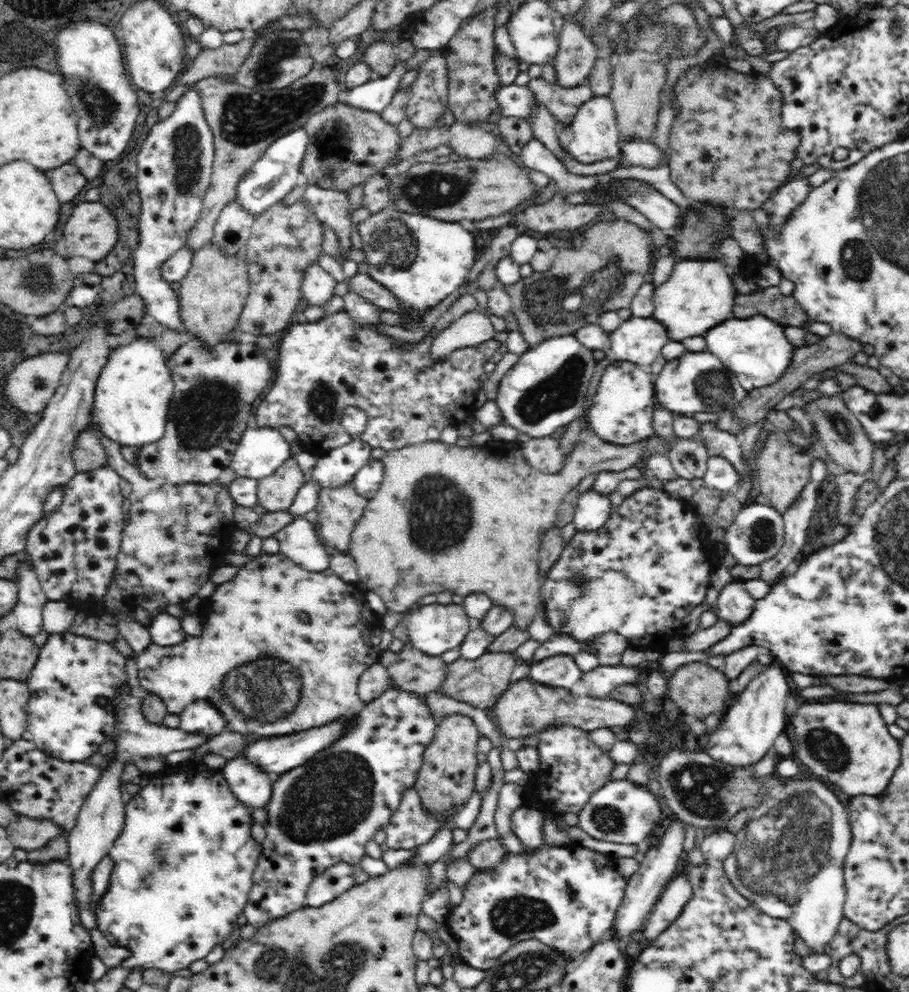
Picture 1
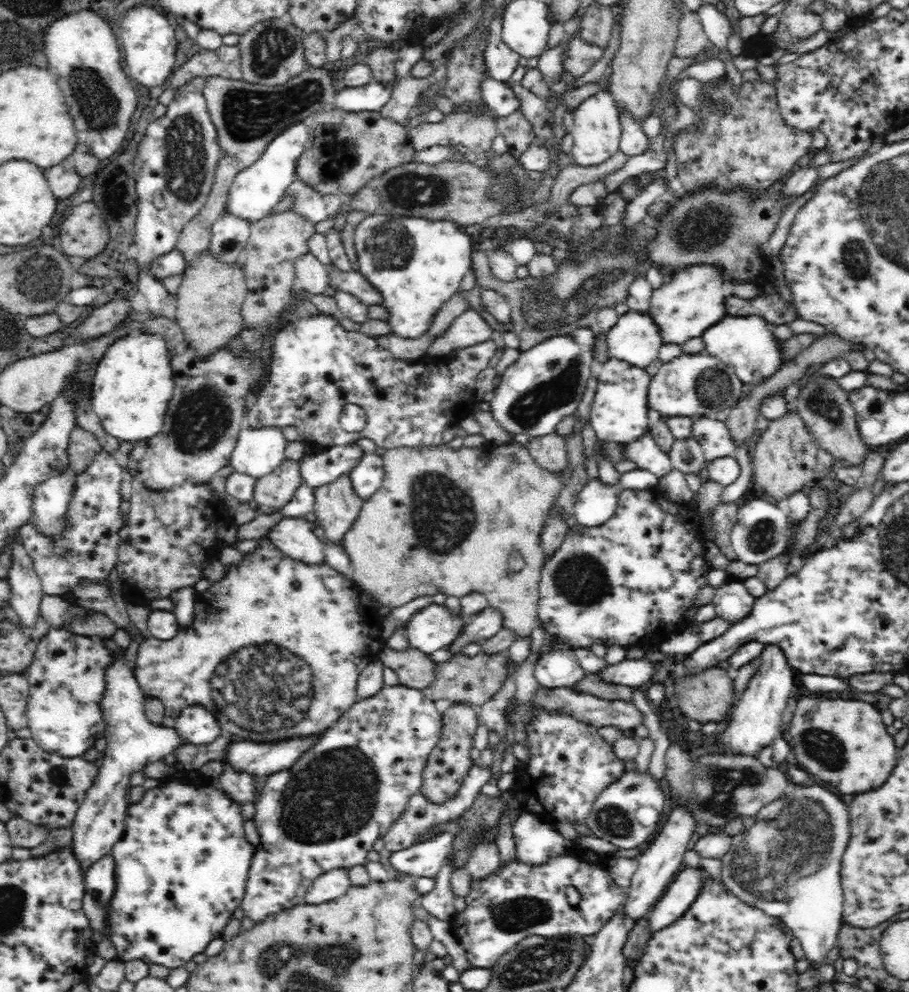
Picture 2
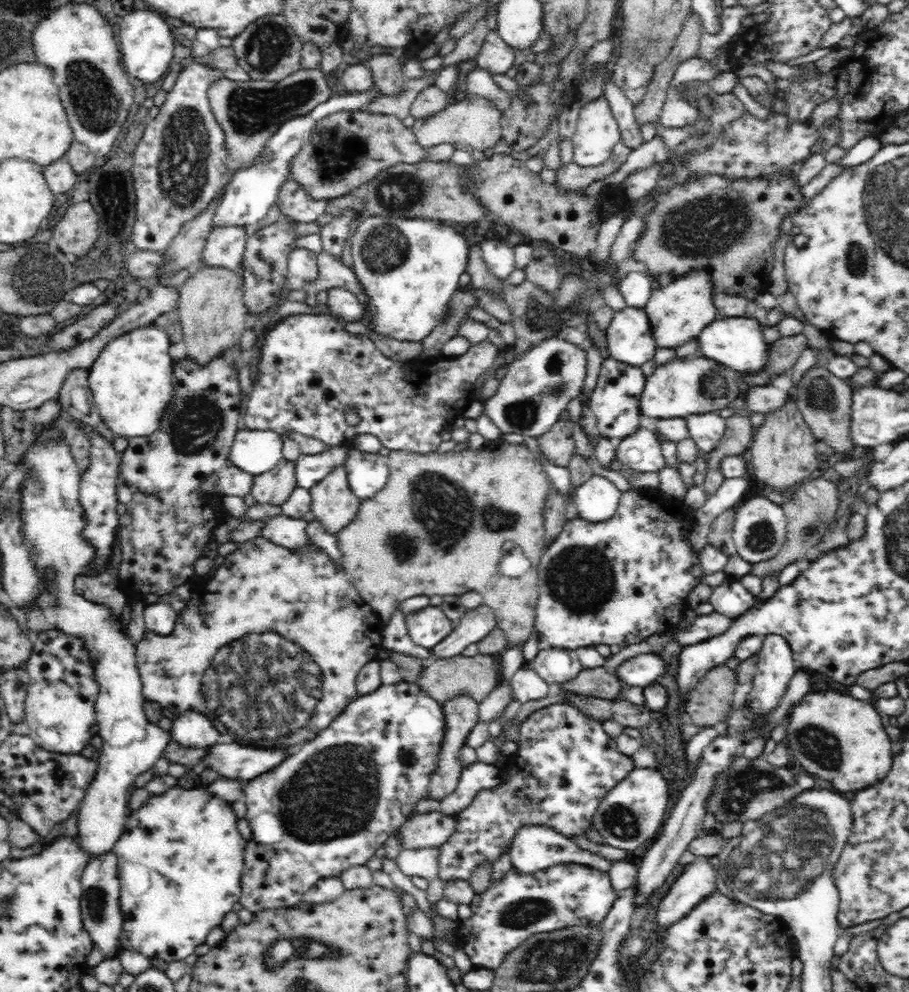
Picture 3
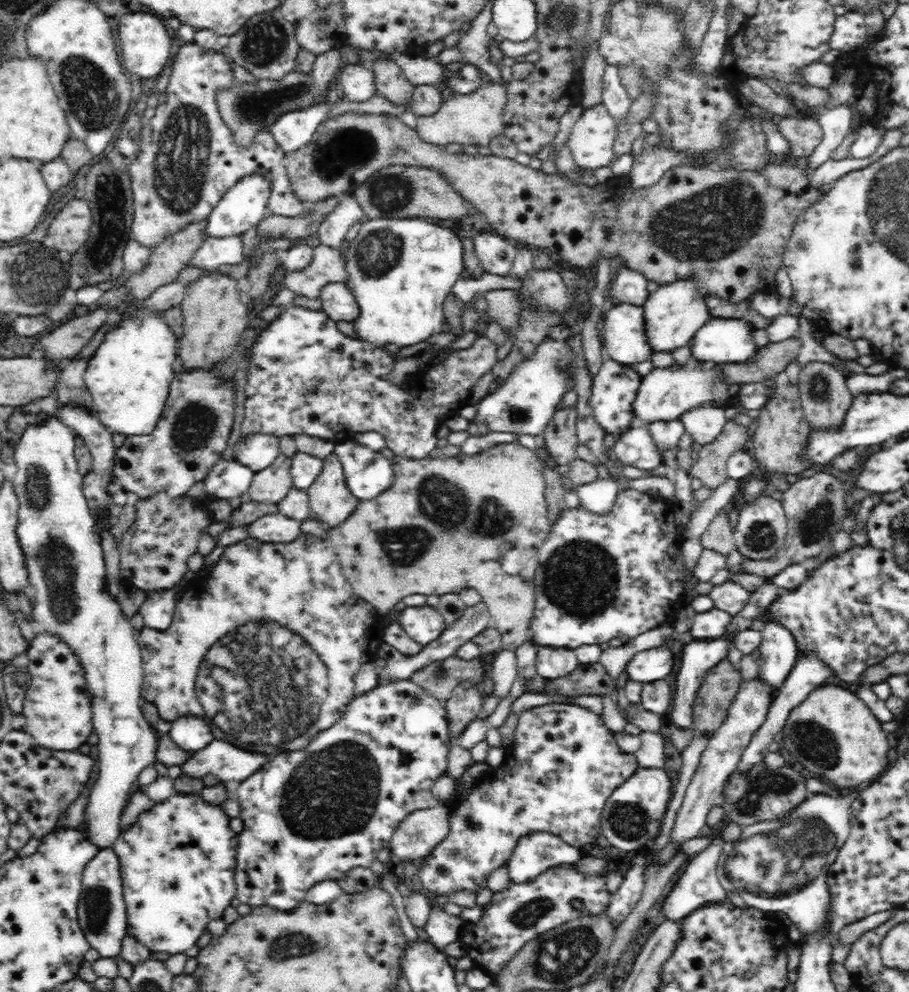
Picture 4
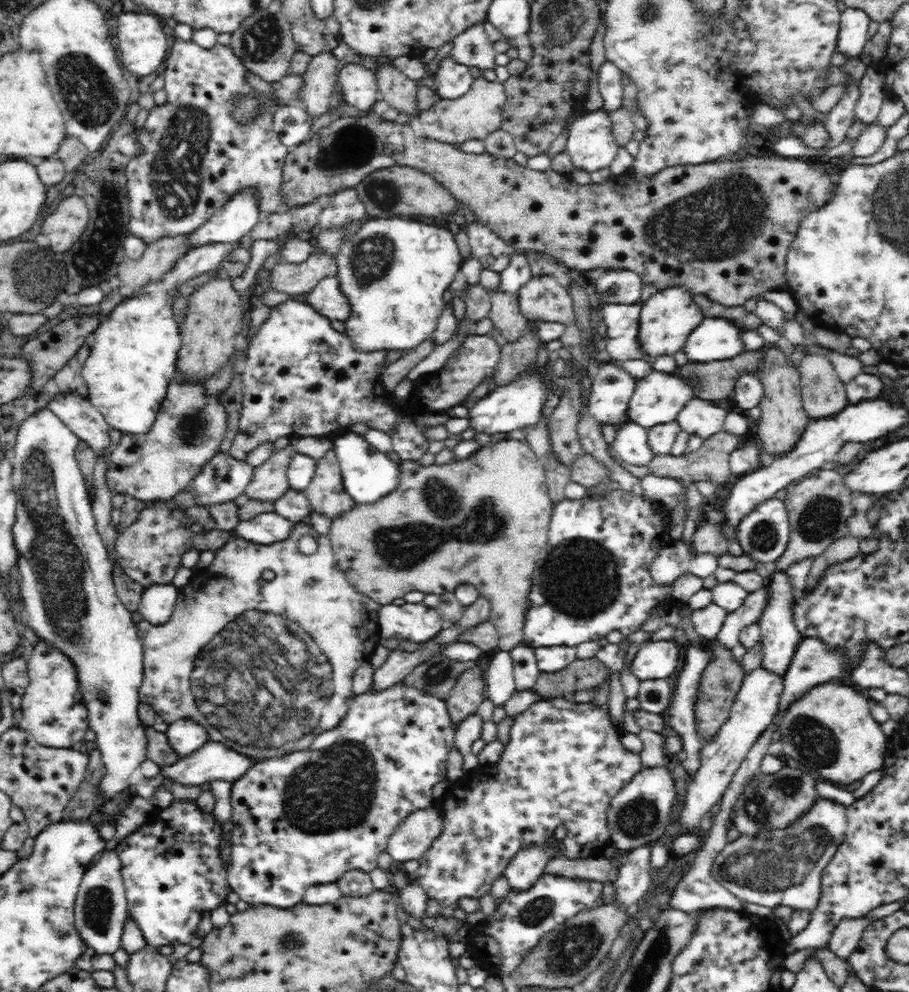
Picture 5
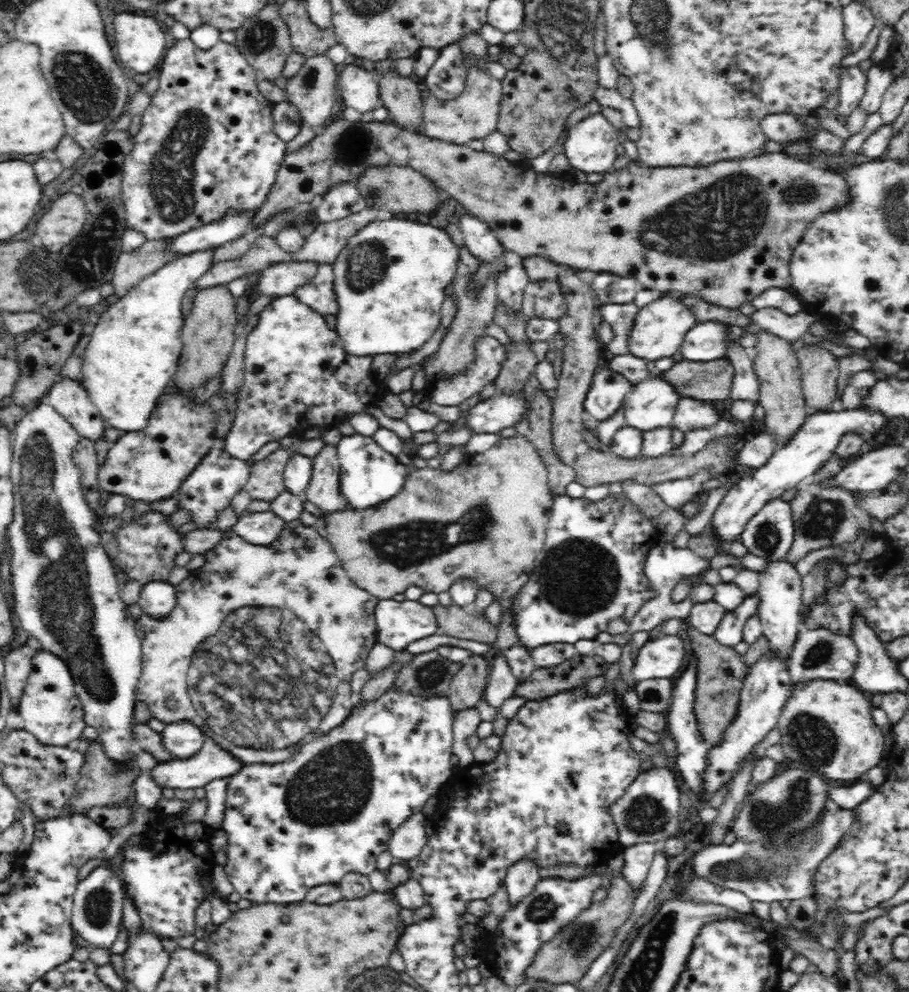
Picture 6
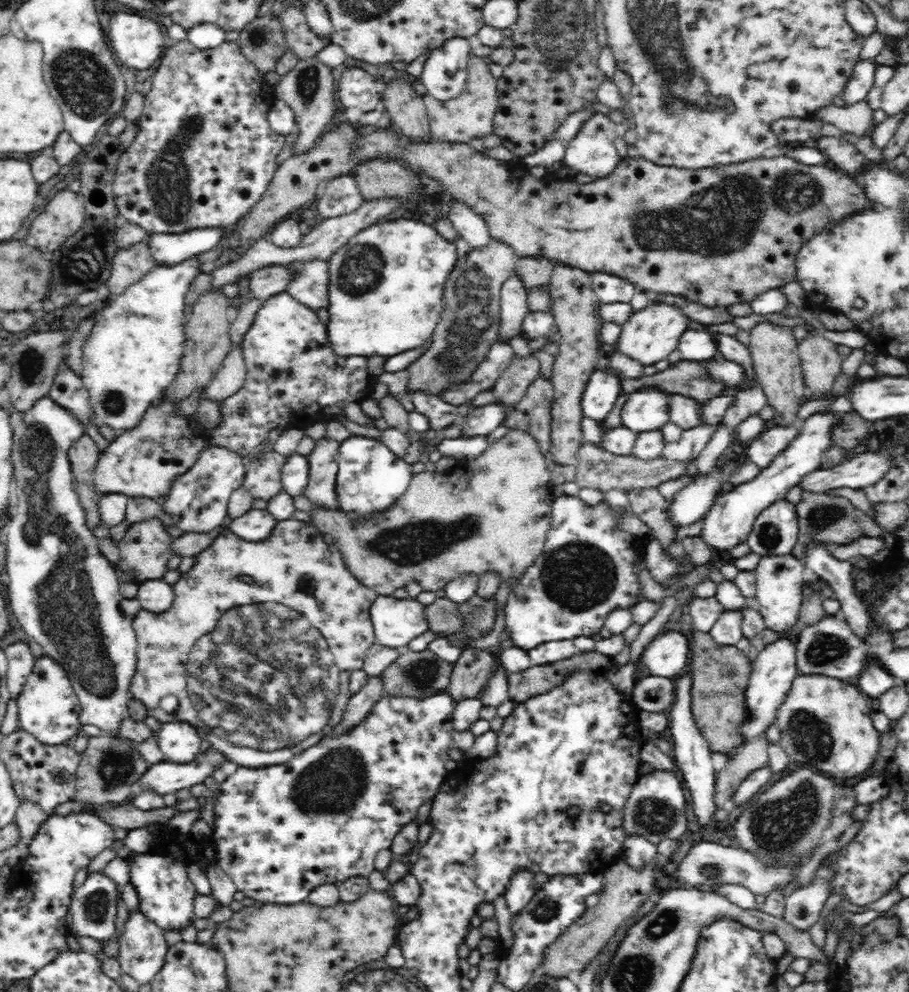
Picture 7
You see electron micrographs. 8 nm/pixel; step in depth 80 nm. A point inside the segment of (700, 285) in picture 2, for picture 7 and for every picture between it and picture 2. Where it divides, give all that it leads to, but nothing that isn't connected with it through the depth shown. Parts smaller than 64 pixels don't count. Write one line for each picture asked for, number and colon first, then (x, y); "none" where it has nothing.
3: (677, 312)
4: (672, 314)
5: (665, 320)
6: (658, 329)
7: (649, 335)

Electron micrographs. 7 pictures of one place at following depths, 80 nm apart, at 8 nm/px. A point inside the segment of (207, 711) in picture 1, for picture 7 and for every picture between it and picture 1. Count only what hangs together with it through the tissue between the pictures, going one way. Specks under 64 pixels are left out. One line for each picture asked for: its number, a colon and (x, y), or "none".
2: (195, 725)
3: (193, 730)
4: (188, 733)
5: (184, 736)
6: (181, 739)
7: (179, 742)

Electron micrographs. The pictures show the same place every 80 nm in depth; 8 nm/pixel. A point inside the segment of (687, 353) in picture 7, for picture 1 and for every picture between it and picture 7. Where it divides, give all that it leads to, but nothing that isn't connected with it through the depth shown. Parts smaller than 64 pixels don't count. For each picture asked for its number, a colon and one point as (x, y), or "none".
1: (757, 350)
2: (747, 344)
3: (738, 342)
4: (719, 340)
5: (715, 339)
6: (705, 341)

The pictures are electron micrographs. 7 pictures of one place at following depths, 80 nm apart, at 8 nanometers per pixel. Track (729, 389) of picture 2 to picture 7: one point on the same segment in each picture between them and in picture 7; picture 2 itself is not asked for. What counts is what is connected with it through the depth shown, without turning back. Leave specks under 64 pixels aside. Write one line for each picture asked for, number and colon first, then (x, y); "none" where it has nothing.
3: (684, 386)
4: (664, 394)
5: (657, 398)
6: (650, 404)
7: (645, 410)

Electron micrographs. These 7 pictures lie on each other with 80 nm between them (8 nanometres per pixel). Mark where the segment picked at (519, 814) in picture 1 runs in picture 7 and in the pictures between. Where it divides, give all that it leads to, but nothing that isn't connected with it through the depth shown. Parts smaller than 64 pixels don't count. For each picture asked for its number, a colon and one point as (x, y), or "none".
2: (535, 841)
3: (534, 848)
4: (536, 853)
5: (526, 867)
6: (521, 879)
7: (522, 889)

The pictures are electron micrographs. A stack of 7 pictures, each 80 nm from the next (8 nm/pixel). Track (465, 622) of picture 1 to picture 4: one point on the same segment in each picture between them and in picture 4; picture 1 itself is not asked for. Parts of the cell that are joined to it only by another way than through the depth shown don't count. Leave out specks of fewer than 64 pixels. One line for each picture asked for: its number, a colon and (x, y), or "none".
2: (432, 628)
3: (428, 626)
4: (423, 624)

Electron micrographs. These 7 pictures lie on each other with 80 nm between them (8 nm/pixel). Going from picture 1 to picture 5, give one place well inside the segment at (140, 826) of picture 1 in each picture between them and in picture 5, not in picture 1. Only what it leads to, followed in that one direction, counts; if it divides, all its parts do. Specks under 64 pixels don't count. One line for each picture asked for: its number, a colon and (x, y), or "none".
2: (181, 864)
3: (180, 855)
4: (176, 861)
5: (172, 872)

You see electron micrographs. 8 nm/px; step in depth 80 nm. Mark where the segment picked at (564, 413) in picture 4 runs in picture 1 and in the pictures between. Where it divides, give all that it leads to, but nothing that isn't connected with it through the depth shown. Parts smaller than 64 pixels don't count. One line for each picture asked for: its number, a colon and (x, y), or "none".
1: (544, 454)
2: (550, 451)
3: (557, 445)

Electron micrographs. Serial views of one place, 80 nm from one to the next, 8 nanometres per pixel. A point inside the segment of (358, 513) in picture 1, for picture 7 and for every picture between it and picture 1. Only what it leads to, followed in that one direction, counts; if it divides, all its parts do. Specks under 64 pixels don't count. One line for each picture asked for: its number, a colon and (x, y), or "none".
2: (336, 506)
3: (332, 502)
4: (330, 500)
5: (325, 493)
6: (323, 490)
7: (323, 466)

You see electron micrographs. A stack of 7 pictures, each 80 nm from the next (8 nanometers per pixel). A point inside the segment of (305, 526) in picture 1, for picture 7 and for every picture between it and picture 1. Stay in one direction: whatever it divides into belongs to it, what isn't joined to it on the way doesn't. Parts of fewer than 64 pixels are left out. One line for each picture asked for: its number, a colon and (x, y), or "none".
2: (296, 537)
3: (283, 530)
4: (272, 528)
5: (266, 528)
6: (260, 528)
7: (254, 525)

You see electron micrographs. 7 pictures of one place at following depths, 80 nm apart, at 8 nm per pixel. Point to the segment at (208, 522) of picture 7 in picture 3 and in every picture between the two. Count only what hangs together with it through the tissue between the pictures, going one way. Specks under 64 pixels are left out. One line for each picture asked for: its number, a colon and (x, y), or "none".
3: (230, 480)
4: (226, 479)
5: (223, 478)
6: (208, 490)

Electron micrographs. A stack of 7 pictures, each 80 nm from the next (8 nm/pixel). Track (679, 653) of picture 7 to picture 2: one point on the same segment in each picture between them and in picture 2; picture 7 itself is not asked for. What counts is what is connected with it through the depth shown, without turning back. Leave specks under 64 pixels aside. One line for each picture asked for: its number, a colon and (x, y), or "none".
2: (633, 673)
3: (644, 669)
4: (652, 664)
5: (659, 659)
6: (662, 657)

